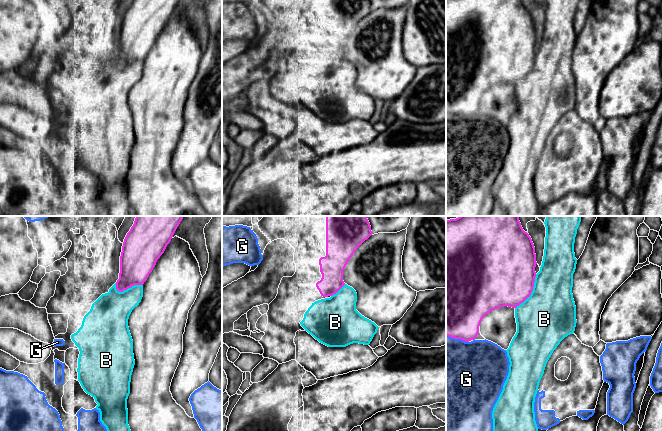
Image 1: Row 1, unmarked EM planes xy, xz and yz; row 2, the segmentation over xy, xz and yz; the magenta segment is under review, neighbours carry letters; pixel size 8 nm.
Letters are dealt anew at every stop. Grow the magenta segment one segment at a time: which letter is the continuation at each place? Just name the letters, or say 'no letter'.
no letter

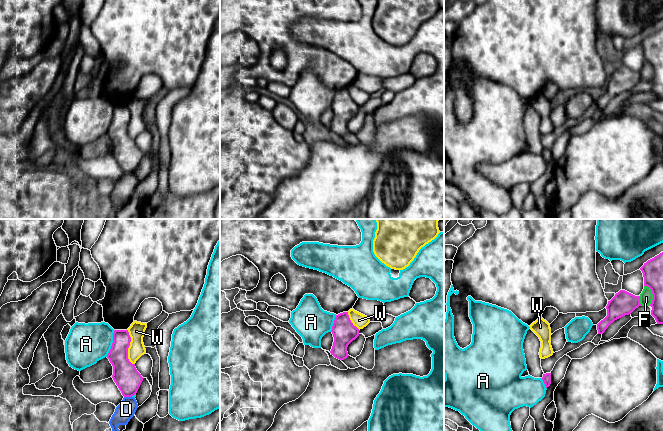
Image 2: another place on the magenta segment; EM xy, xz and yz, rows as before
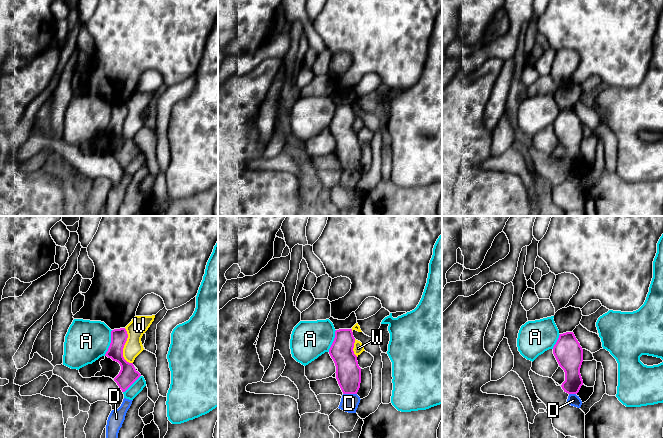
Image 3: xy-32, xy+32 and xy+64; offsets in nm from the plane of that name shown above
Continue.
no letter

